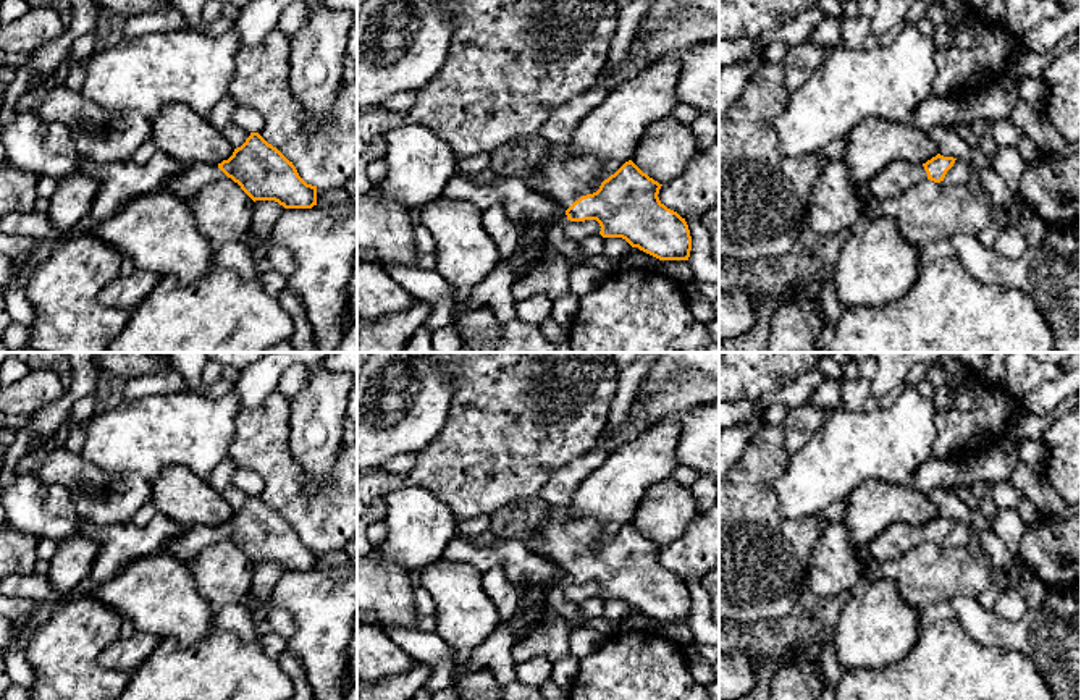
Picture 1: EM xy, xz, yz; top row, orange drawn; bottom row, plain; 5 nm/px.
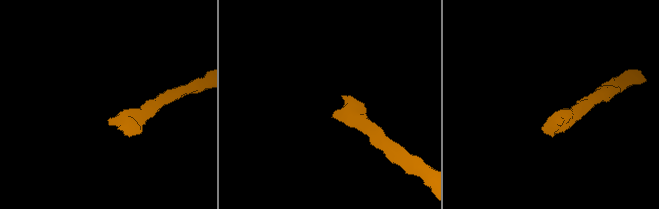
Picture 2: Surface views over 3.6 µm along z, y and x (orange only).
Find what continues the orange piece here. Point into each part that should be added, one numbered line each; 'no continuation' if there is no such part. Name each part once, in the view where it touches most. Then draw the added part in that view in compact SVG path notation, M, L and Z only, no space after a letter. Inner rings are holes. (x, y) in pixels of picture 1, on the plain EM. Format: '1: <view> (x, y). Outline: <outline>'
1: xz (563, 539). Outline: M553 508L528 545L567 572L582 558L599 551L603 545L601 522L595 517L577 517L567 509Z

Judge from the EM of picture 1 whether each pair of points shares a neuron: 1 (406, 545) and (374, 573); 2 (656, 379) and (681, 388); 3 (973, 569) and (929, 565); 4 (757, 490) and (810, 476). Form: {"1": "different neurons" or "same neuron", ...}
{"1": "different neurons", "2": "different neurons", "3": "same neuron", "4": "different neurons"}

